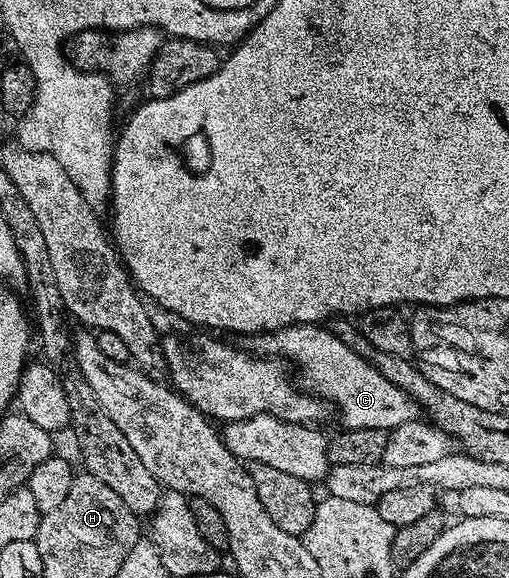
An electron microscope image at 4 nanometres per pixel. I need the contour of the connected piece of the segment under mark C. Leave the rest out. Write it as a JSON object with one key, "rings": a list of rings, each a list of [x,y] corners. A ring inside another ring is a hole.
{"rings":[[[293,323],[278,331],[266,331],[248,340],[247,347],[258,357],[276,357],[286,364],[297,366],[296,374],[305,375],[304,386],[312,394],[337,406],[341,419],[347,426],[358,431],[384,431],[418,418],[417,403],[399,385],[391,385],[383,373],[363,358],[352,347],[348,347],[325,325],[316,323]]]}

